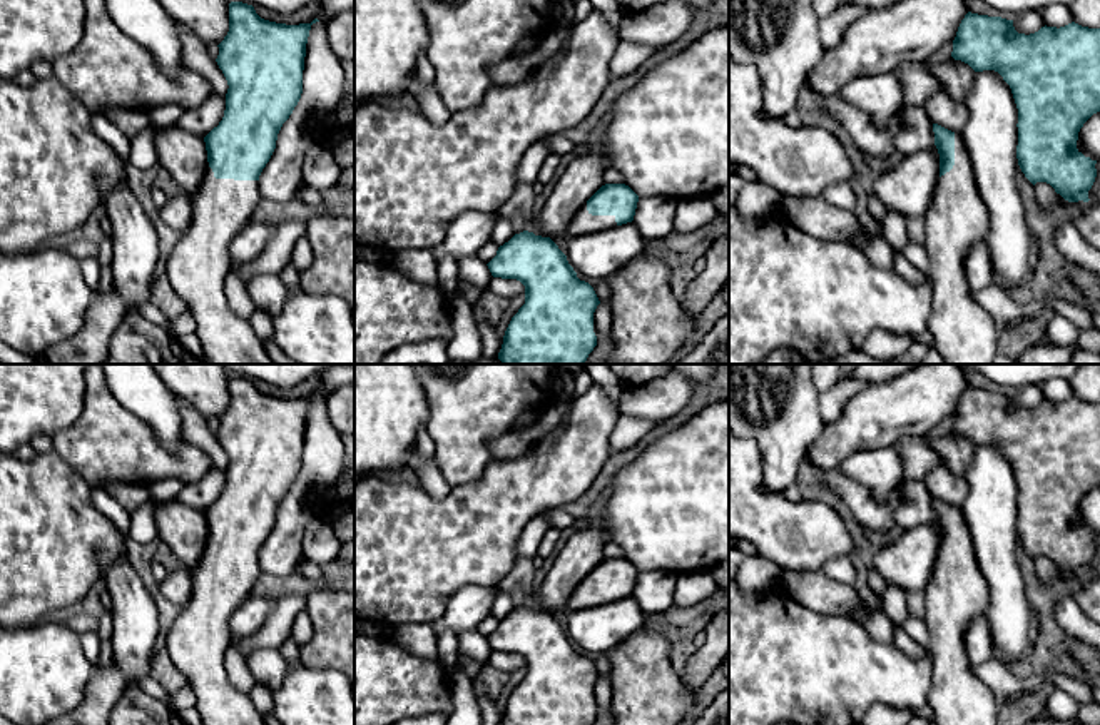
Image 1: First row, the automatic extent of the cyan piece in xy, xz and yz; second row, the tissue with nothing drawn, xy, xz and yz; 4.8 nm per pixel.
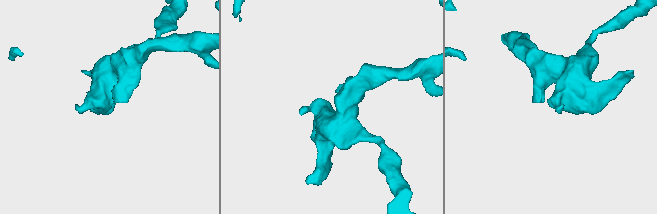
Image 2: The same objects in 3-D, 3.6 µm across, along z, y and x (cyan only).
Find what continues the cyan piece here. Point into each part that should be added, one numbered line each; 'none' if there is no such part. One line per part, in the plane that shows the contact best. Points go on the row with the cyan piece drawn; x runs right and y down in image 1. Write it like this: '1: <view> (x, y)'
1: xy (196, 268)

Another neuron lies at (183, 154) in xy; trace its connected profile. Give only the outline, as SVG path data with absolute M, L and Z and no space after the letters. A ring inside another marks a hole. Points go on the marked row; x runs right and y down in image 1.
M176 124L157 129L155 149L159 165L169 172L186 194L194 194L209 165L204 139Z

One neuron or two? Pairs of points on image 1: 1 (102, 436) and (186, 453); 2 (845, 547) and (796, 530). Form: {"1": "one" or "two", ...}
{"1": "one", "2": "one"}

